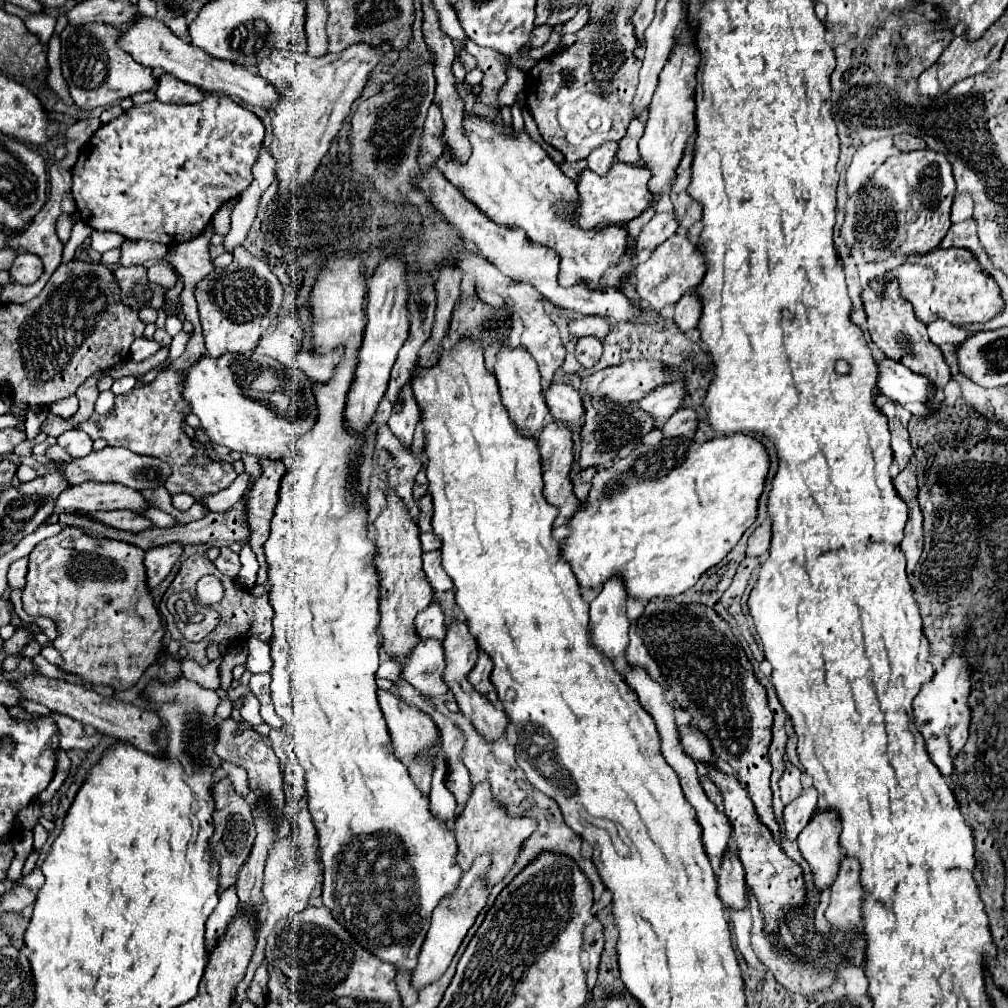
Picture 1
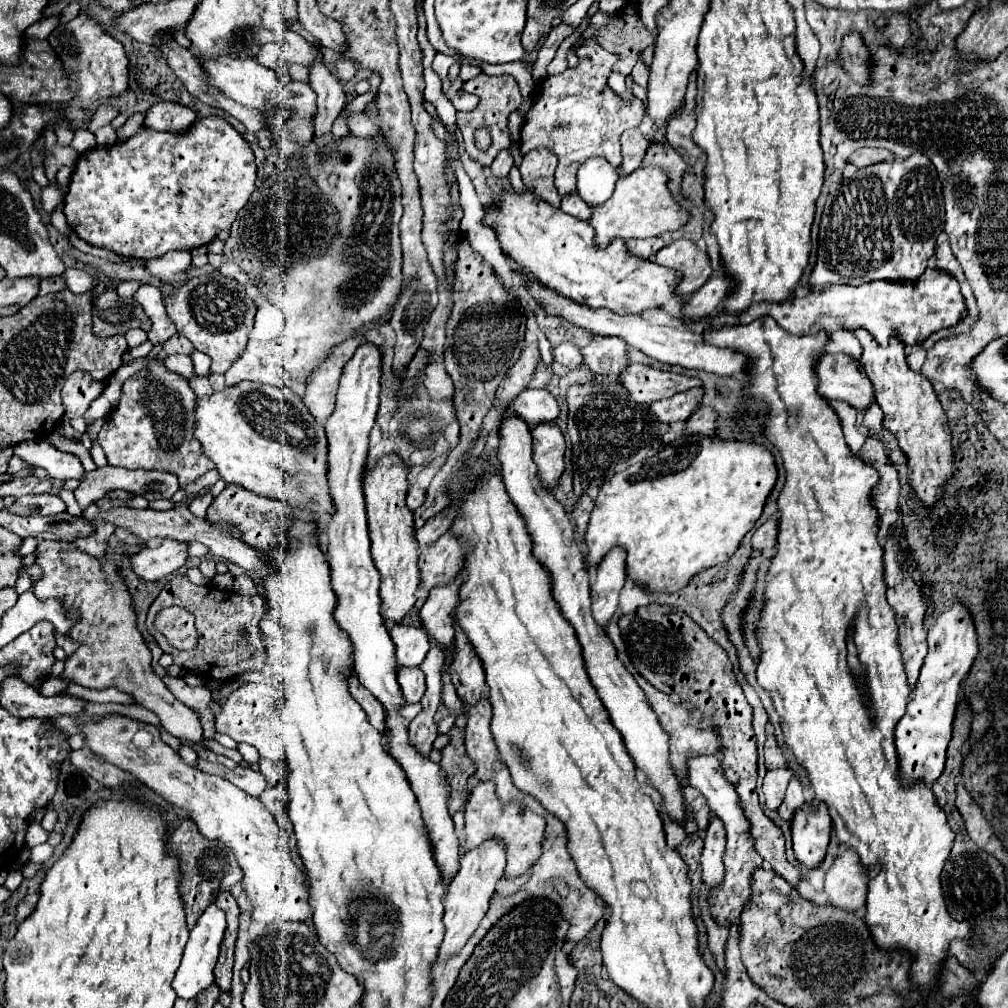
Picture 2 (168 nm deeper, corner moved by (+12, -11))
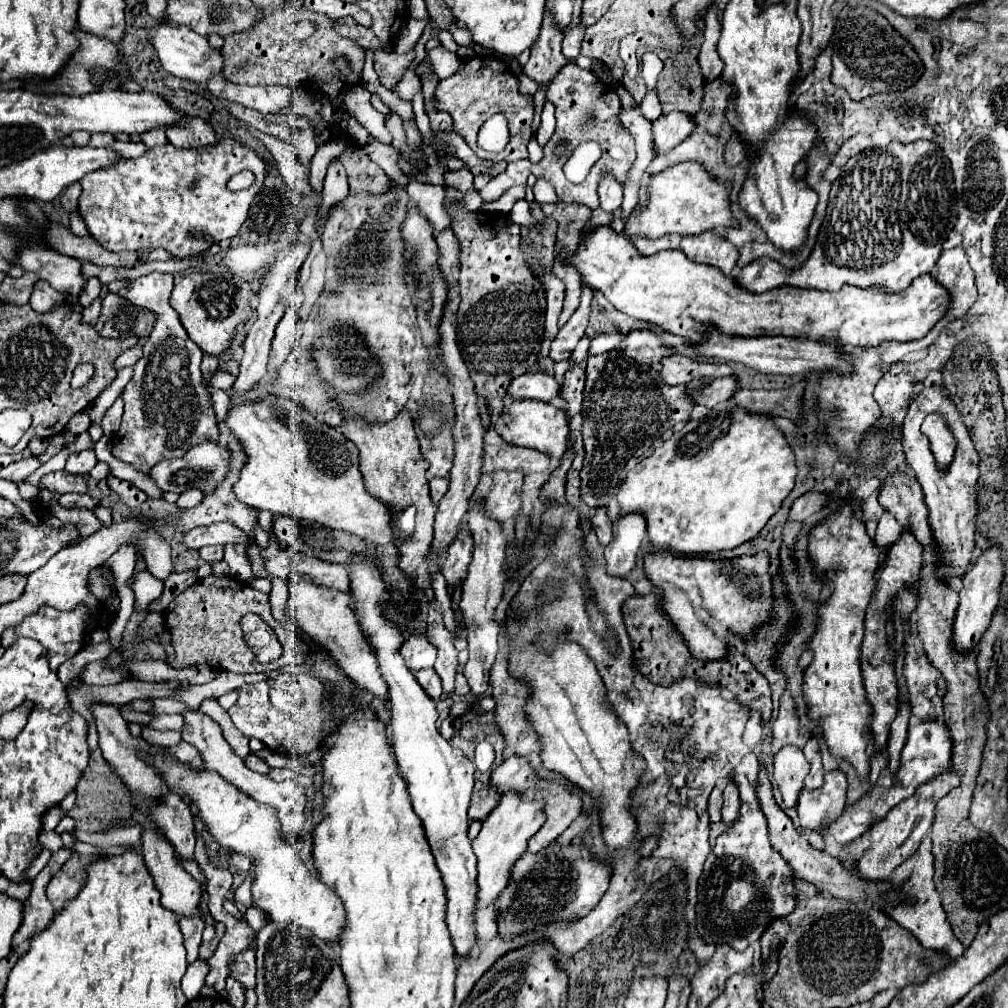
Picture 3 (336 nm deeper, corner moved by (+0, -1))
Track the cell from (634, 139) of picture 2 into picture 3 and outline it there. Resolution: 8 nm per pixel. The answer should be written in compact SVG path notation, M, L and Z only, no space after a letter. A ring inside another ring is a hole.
M672 111L668 115L660 115L652 121L652 143L656 153L668 153L676 143L684 141L692 133L694 125L688 113Z

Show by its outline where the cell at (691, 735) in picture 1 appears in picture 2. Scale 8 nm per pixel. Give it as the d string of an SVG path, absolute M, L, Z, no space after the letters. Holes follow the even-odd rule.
M720 755L694 757L694 759L690 759L688 765L690 765L690 773L688 773L690 785L696 787L706 797L710 809L724 821L724 827L726 827L726 839L728 839L726 851L724 851L726 875L718 887L708 891L708 905L710 905L710 913L718 925L734 927L734 925L740 925L740 913L750 903L752 873L758 867L762 867L762 859L754 851L754 843L750 841L752 839L750 837L750 823L740 807L740 799L736 795L736 789L732 783L728 783L728 779L724 777L724 773L720 769Z

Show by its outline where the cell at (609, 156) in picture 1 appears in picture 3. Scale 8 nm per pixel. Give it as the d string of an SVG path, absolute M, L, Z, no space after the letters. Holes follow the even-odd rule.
M604 175L598 183L598 197L604 211L614 211L622 205L622 185L612 175Z

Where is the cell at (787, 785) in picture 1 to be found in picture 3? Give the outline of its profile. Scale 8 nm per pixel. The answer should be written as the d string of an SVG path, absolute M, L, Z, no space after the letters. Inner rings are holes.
M788 745L774 755L774 779L778 783L786 807L796 805L798 793L802 789L802 781L808 775L808 771L810 765L800 747Z

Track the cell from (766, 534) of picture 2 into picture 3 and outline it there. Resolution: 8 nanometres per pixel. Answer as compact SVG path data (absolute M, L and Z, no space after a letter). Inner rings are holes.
M806 493L802 497L798 497L788 513L788 521L804 521L808 519L812 513L820 511L826 503L826 495L824 493Z

